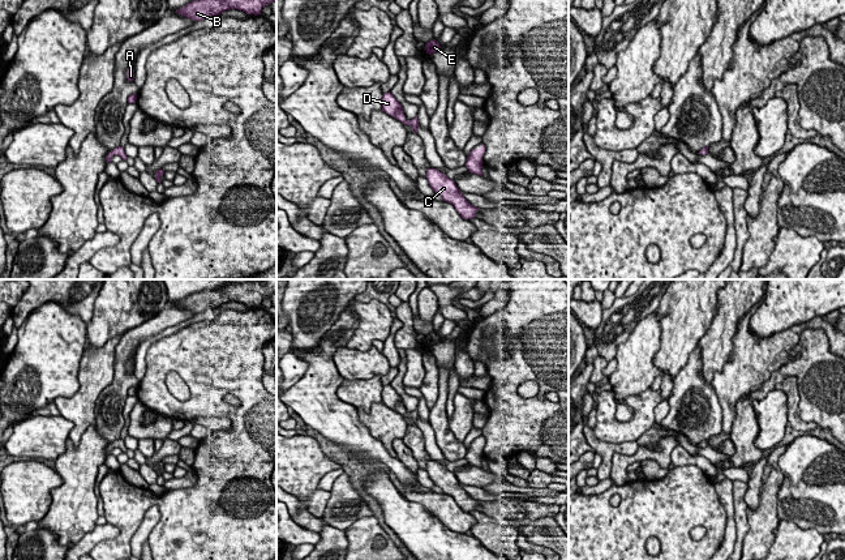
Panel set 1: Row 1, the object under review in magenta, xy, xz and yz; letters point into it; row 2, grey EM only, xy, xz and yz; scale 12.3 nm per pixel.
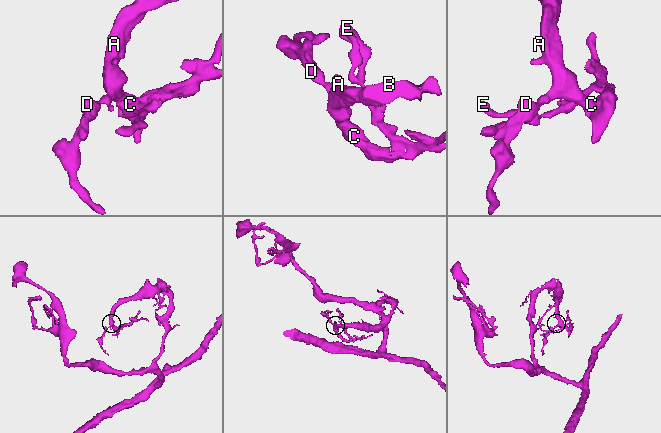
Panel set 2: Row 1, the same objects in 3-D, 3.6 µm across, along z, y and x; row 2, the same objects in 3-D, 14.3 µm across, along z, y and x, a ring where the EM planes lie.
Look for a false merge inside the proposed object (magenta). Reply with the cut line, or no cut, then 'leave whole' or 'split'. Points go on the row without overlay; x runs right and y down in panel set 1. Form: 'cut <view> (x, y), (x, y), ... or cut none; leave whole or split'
cut none; leave whole

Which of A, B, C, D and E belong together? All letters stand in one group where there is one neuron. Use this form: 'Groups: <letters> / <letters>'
Groups: A B C D E

